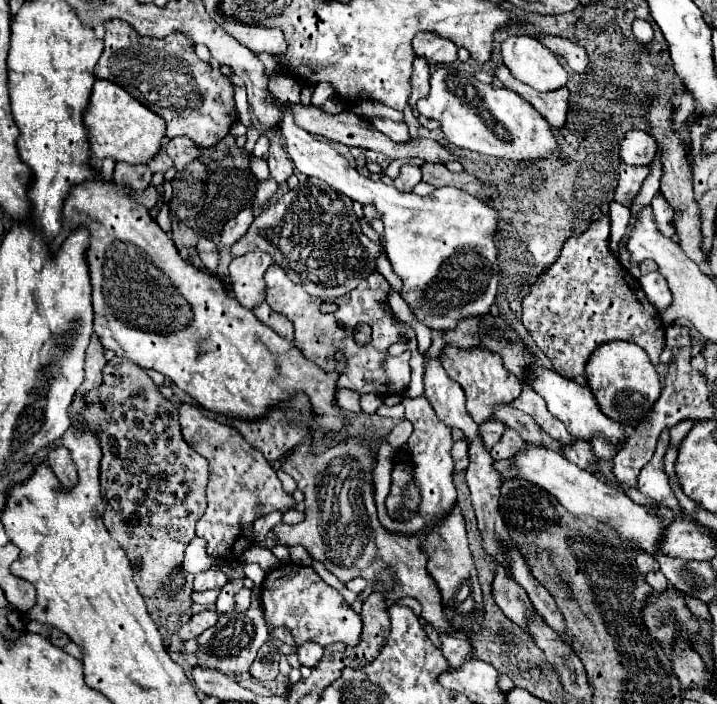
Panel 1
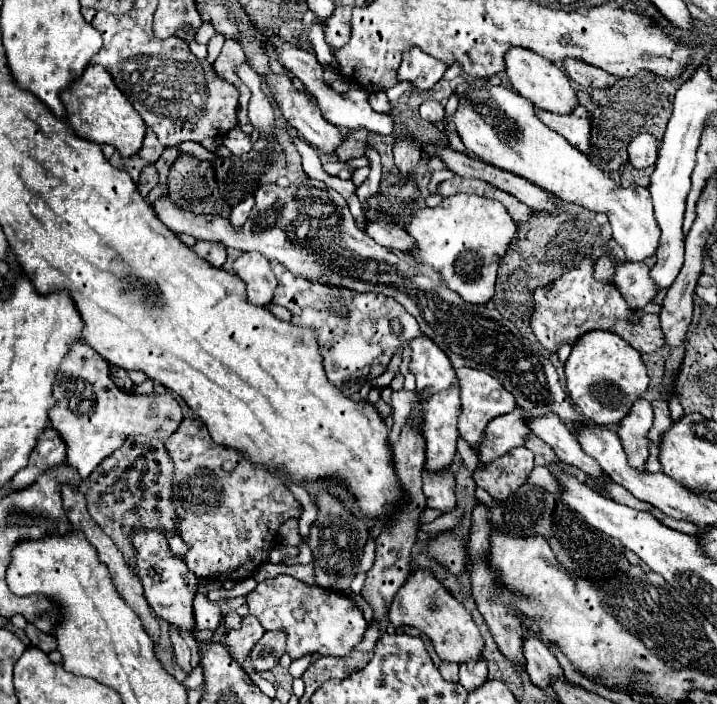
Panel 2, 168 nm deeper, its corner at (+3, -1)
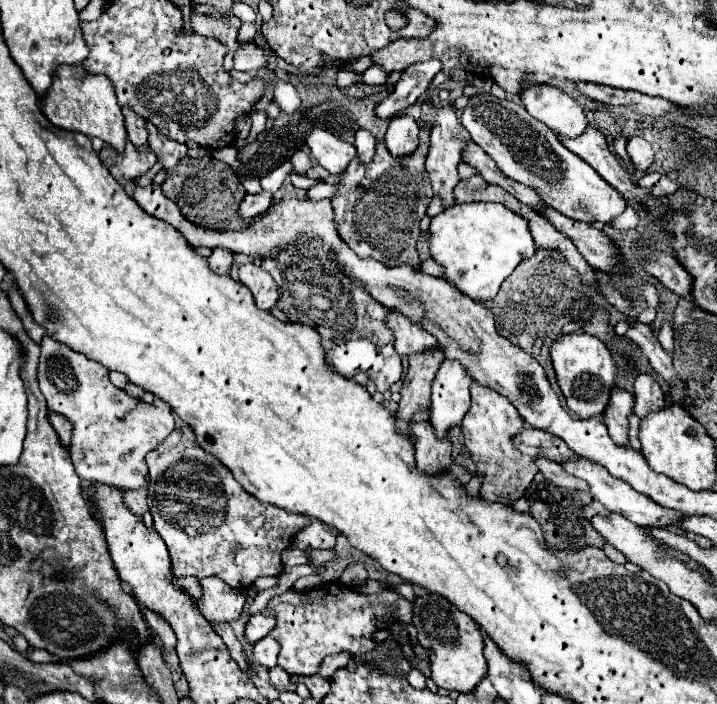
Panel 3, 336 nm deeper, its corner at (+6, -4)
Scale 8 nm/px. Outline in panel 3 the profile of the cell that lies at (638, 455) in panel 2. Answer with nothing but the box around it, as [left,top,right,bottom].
[603,388,635,444]

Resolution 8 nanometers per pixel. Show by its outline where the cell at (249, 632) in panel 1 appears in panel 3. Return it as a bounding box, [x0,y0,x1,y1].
[245,610,275,644]

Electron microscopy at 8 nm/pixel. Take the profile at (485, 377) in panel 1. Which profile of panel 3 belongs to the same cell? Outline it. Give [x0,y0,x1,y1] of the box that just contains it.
[461,384,539,504]

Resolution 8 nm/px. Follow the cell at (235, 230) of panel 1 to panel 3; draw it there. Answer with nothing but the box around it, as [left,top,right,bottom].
[239,192,273,218]

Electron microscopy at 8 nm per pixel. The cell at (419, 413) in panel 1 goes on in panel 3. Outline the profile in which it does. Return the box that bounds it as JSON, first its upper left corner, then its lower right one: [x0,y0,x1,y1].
[431,360,471,440]

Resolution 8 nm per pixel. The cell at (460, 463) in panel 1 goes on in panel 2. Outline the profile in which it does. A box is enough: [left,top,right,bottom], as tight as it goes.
[480,409,532,461]

